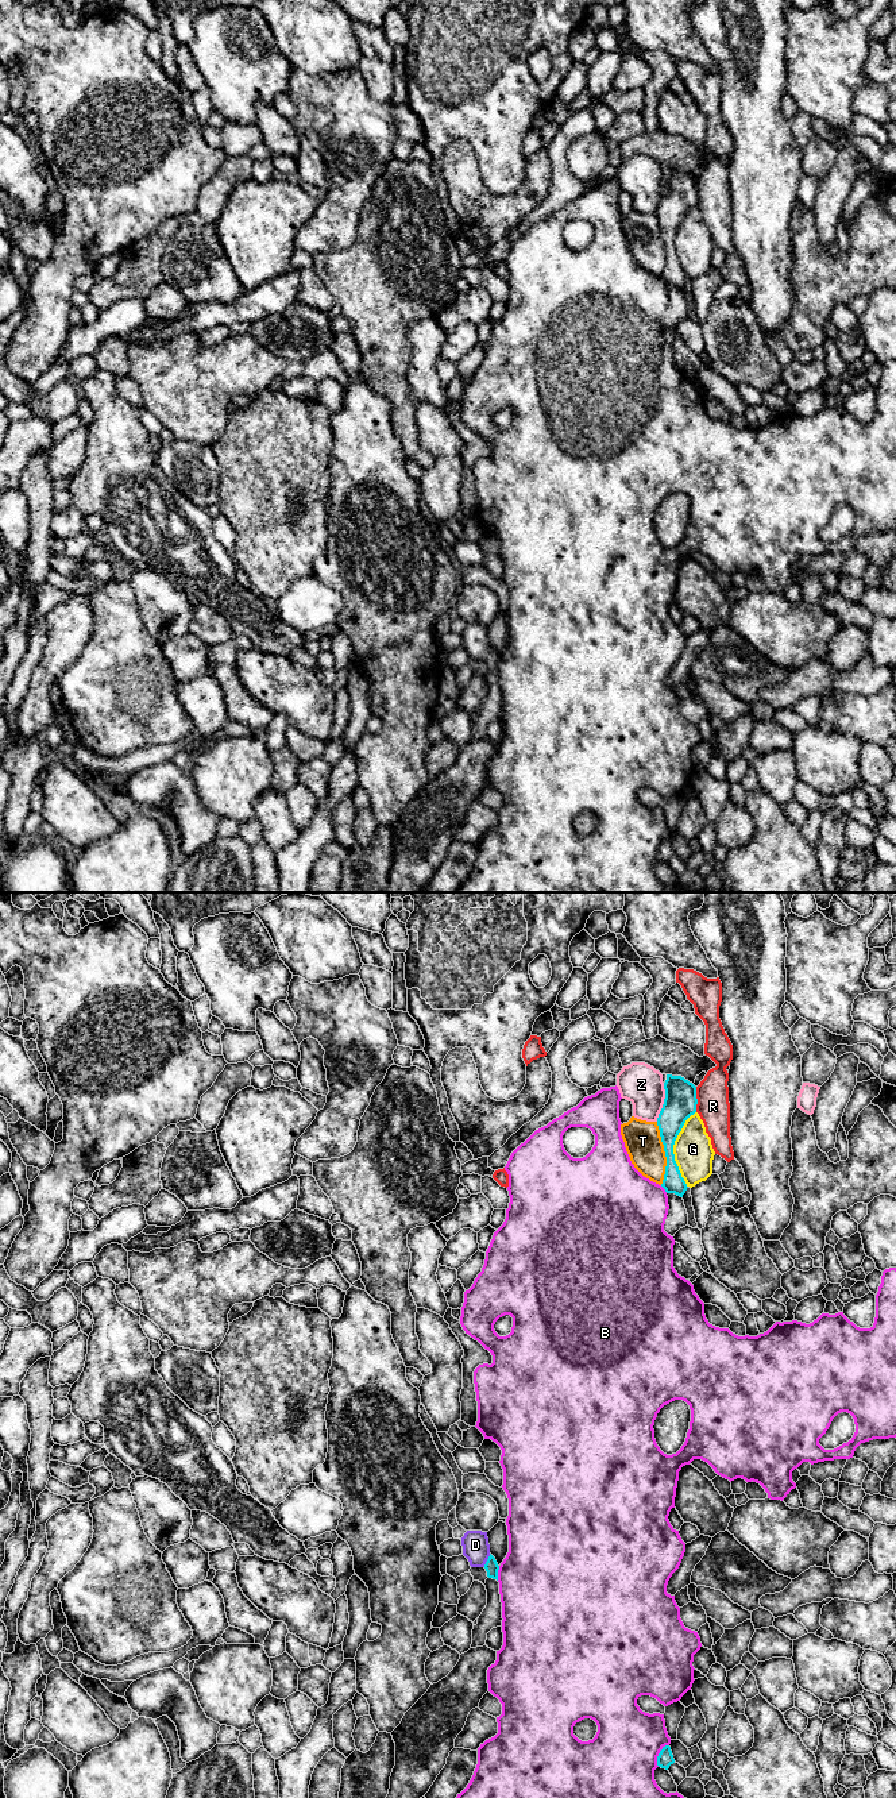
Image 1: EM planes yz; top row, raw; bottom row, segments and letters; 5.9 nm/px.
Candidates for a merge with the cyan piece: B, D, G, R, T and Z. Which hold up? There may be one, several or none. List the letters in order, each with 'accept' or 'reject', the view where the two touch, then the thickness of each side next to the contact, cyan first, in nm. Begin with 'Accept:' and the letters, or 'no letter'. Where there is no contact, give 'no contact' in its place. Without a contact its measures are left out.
Accept: no letter
B: reject; meets cyan in yz; 90 nm thick on the cyan side, 420 nm on the other
D: reject; meets cyan in yz; 80 nm thick on the cyan side, 160 nm on the other
G: reject; meets cyan in yz; 170 nm thick on the cyan side, 240 nm on the other
R: reject; meets cyan in yz; 190 nm thick on the cyan side, 190 nm on the other
T: reject; meets cyan in yz; 160 nm thick on the cyan side, 220 nm on the other
Z: reject; meets cyan in yz; 190 nm thick on the cyan side, 240 nm on the other

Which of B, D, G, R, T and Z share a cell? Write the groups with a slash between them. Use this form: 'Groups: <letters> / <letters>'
Groups: B / D / G / R / T / Z

